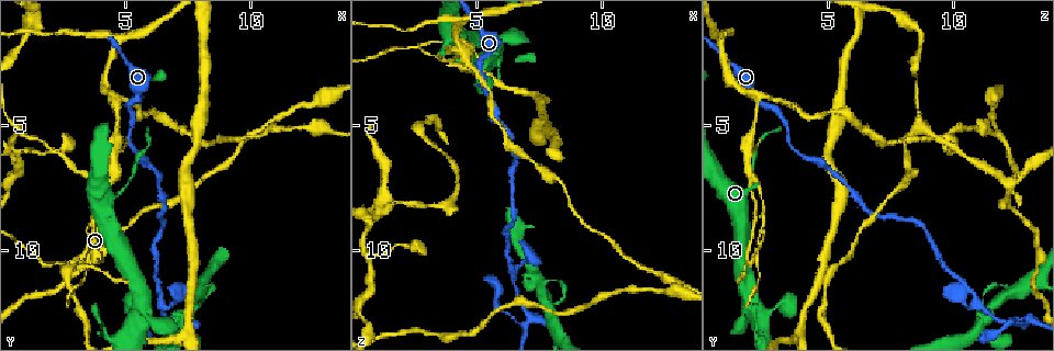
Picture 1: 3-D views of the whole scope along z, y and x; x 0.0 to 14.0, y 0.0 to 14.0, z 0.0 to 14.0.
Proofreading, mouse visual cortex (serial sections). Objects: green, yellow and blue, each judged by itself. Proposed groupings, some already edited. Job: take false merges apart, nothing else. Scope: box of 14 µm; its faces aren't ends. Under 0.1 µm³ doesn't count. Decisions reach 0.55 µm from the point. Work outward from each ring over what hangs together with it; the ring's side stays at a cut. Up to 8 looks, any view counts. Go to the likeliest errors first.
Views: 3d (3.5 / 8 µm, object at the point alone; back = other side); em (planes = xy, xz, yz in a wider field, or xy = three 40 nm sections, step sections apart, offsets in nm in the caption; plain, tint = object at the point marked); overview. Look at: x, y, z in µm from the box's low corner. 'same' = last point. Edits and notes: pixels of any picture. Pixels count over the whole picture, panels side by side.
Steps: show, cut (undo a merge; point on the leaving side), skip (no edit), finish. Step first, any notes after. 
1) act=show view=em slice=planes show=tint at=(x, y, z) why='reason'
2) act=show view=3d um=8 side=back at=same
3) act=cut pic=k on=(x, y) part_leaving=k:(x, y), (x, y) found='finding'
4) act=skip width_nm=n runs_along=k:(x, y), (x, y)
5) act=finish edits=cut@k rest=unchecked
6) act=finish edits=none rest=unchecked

act=show view=3d um=3.5 at=(3.7, 10.7, 1.8) why='sharp bend'

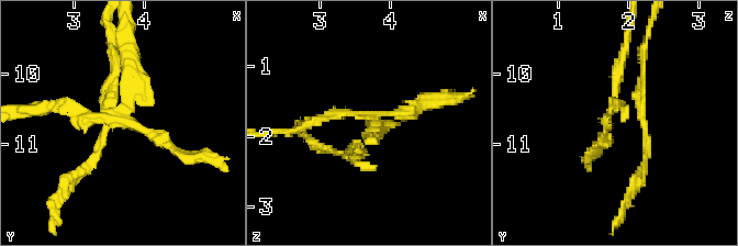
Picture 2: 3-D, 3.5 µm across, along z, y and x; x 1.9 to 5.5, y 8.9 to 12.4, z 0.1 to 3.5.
act=show view=em slice=xy step=1 show=tint at=(3.65, 10.65, 1.70)

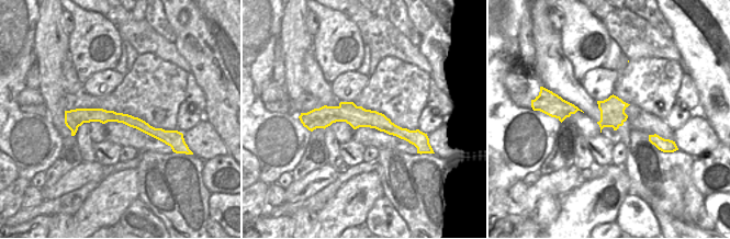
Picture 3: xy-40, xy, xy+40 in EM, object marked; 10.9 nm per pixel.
act=cut pic=2 on=(75, 122) part_leaving=2:(121, 114), (30, 111) found='a second cell is stuck on'

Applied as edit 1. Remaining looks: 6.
act=show view=overview

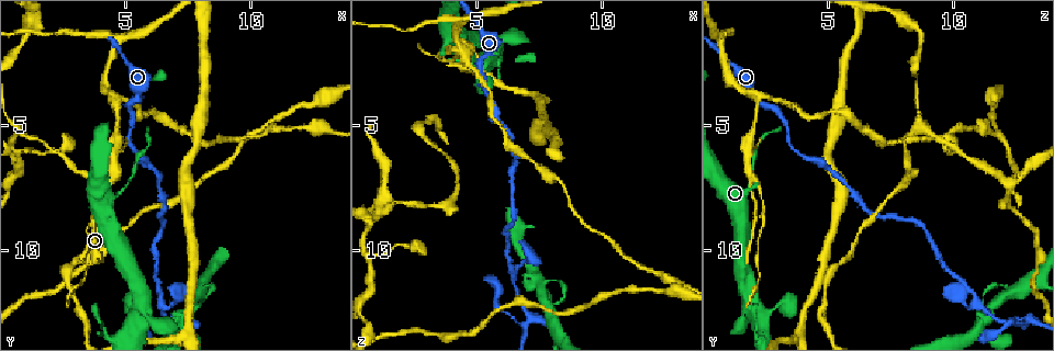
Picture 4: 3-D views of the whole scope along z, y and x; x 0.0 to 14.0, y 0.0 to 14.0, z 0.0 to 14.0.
act=show view=3d um=3.5 at=(4.5, 7.2, 2.0) why='abrupt turn'

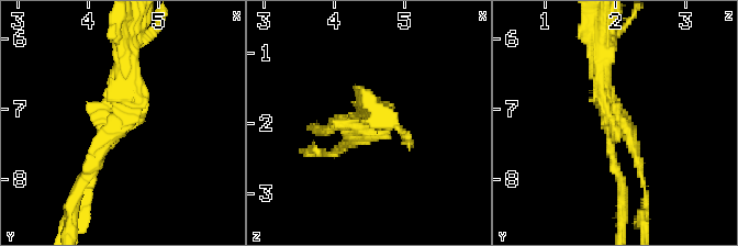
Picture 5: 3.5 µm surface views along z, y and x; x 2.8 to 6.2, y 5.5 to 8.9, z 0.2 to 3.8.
act=show view=em slice=planes show=tint at=(4.45, 7.20, 1.95) why='now the EM'

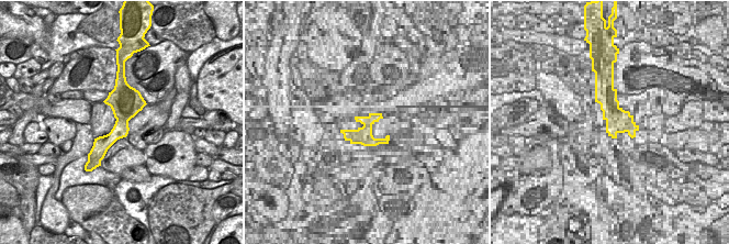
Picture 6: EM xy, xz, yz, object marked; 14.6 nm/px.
act=cut pic=5 on=(637, 163) found='two cells meet here'

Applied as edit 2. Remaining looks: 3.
act=show view=3d um=3.5 at=(4.6, 3.9, 2.2) why='narrows sharply'

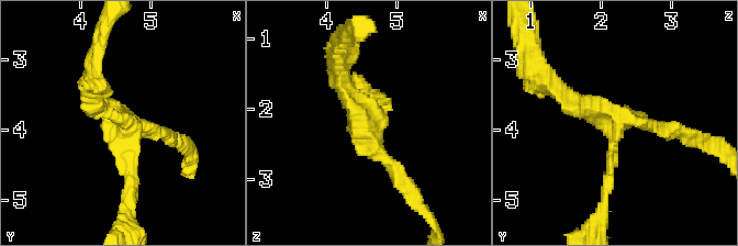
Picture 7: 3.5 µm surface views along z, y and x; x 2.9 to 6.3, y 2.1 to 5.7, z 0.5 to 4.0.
act=show view=em slice=xy step=1 show=tint at=(4.60, 3.90, 2.25) arms=3 arm_widths_nm=150,200,250 why='now the EM'

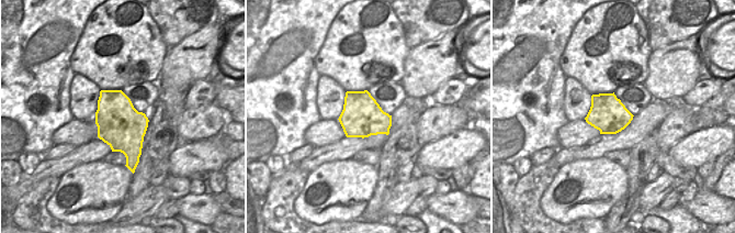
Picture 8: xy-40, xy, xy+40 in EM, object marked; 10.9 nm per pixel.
act=skip width_nm=460 runs_along=7:(605, 198), (618, 120), (669, 130) found='one cell here'

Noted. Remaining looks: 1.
act=finish edits=cut@2,cut@5 rest=unchecked

